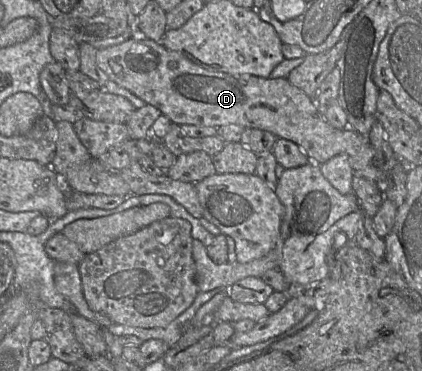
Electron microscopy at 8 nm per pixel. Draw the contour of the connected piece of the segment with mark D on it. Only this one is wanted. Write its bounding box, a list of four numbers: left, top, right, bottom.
[96,34,383,187]

